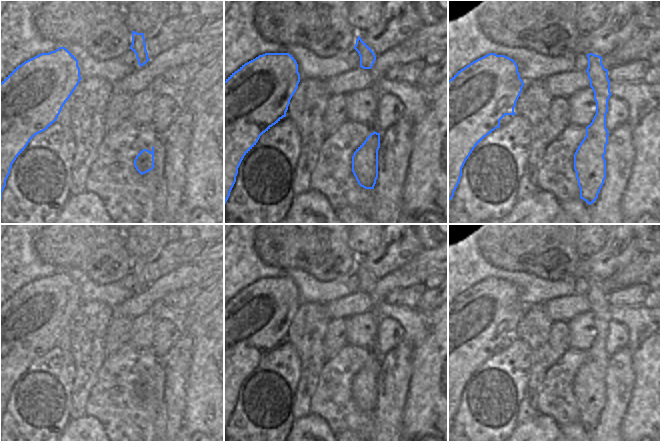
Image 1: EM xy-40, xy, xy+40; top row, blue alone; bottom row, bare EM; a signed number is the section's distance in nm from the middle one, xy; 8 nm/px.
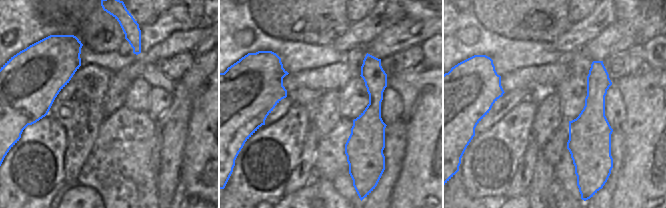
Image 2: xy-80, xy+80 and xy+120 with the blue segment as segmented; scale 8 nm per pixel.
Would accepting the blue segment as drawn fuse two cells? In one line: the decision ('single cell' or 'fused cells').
single cell

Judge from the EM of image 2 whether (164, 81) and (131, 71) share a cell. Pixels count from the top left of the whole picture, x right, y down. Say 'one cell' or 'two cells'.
two cells

